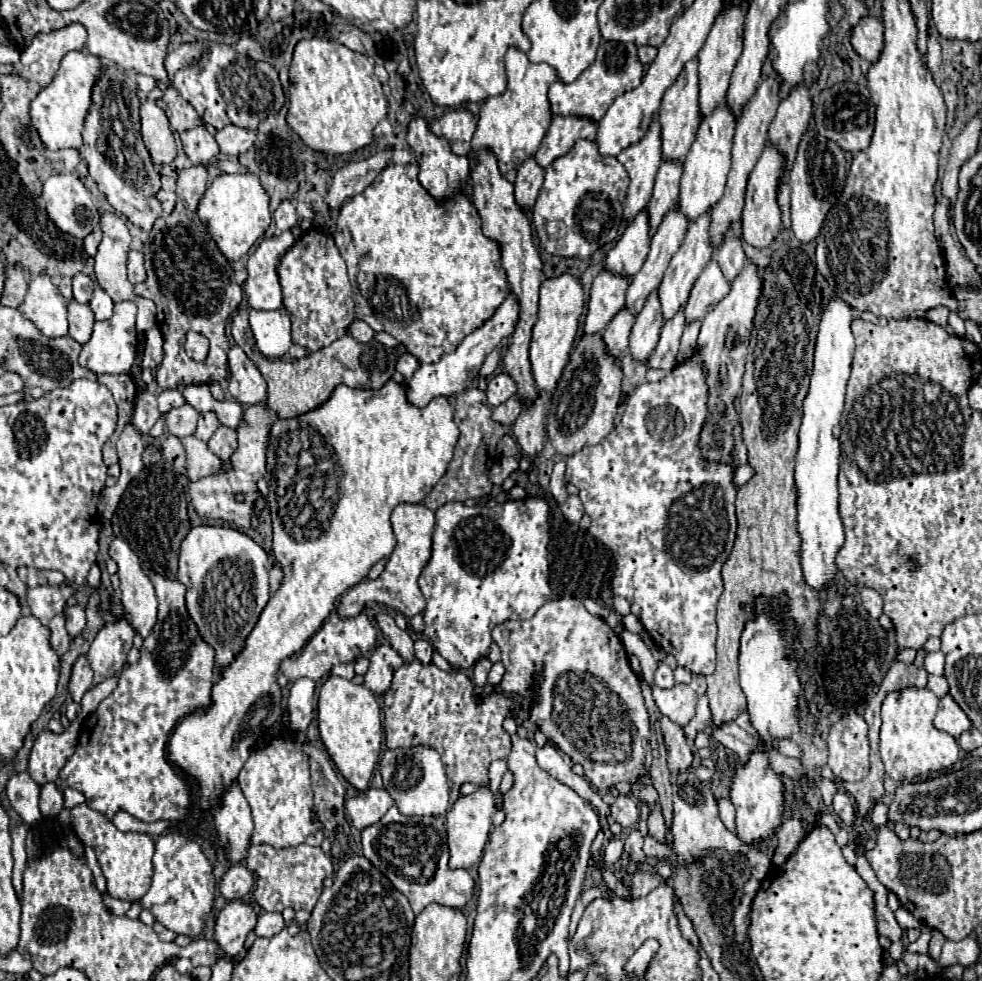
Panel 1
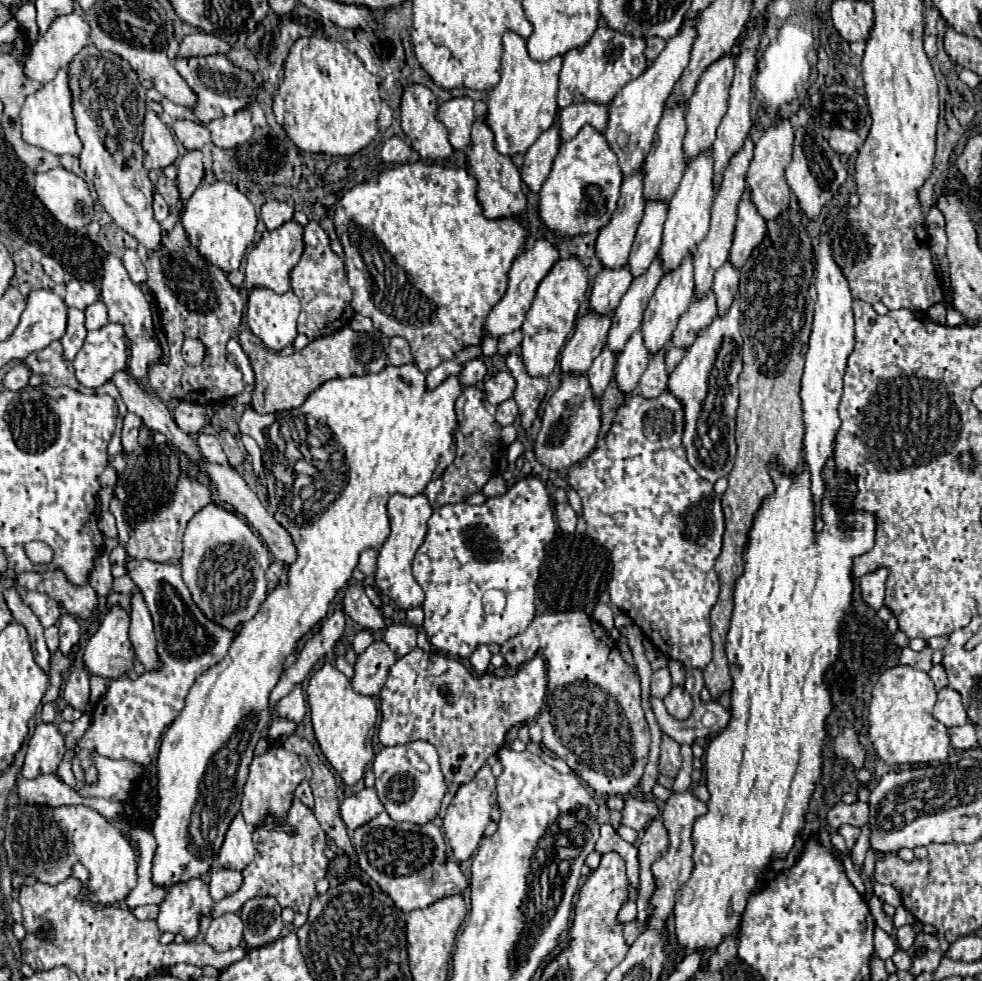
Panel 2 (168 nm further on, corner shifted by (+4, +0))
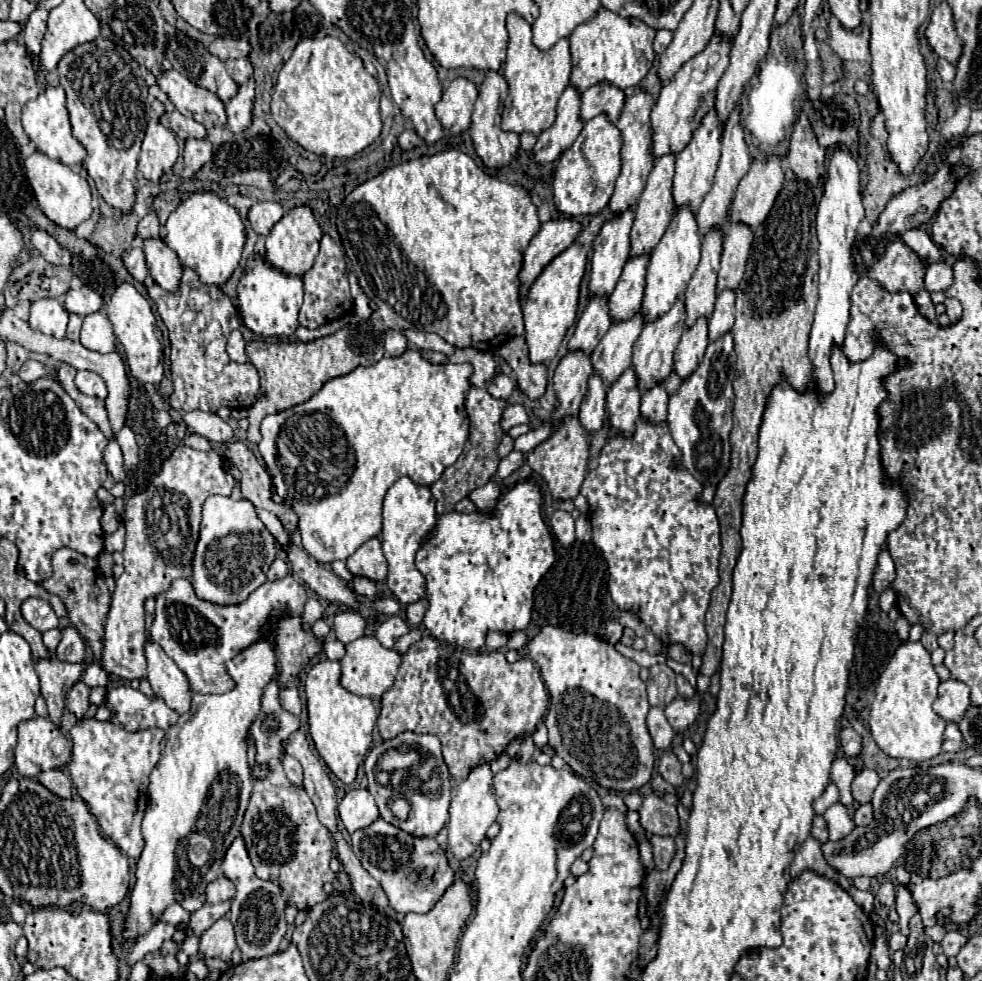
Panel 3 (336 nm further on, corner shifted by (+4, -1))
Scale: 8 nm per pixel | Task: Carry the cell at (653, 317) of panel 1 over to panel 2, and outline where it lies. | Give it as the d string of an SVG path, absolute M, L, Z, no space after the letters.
M638 329L636 333L632 333L622 353L618 353L618 361L616 361L616 381L624 393L630 393L636 389L638 379L648 365L648 359L650 359L650 353L648 349L644 349L644 339Z

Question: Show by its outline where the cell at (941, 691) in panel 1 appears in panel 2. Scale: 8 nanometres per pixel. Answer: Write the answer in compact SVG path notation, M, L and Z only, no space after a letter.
M934 665L932 669L930 669L930 679L934 681L934 687L936 687L936 691L940 691L940 689L944 689L946 685L948 685L948 679L946 679L946 671L944 671L944 667L942 665Z

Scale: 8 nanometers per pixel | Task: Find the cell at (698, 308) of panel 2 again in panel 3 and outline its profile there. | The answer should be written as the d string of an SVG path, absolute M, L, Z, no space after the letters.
M700 318L692 328L684 330L682 340L674 354L674 370L684 380L696 366L700 364L700 358L704 356L704 350L708 346L708 320Z

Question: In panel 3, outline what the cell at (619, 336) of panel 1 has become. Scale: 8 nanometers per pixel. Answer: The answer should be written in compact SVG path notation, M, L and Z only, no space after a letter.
M592 376L588 380L588 392L584 396L584 402L578 414L578 420L586 430L586 434L592 434L602 428L604 416L606 416L604 402L606 402L606 384L598 376Z

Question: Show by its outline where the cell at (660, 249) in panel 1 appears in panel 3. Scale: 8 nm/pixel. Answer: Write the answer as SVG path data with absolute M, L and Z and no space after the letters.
M636 314L626 322L614 322L608 334L600 340L596 350L590 356L592 374L602 378L606 386L620 378L624 370L630 368L632 360L632 346L642 332L642 316Z

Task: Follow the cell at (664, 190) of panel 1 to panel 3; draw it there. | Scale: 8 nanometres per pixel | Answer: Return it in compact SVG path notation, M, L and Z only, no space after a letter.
M646 254L630 258L626 262L616 290L608 296L608 310L612 314L612 322L624 322L624 318L632 318L632 314L640 310L646 284L646 266Z

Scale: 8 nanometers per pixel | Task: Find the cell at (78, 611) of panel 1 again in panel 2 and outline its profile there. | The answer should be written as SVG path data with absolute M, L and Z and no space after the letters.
M64 613L58 621L58 627L60 627L60 651L68 653L80 641L78 619L72 617L70 613Z

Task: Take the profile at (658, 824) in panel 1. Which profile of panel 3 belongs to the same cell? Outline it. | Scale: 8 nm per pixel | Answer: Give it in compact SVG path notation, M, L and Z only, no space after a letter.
M654 836L652 840L652 850L654 850L654 868L656 870L666 870L670 866L670 860L676 854L676 842L670 836Z

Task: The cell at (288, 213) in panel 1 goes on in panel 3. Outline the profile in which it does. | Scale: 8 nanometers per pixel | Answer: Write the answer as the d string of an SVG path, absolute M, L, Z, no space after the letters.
M256 202L248 210L248 222L260 236L268 236L272 226L284 216L284 208L278 202Z

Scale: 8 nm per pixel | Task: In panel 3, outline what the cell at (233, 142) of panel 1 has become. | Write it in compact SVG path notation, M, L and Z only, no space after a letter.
M250 78L244 82L244 86L238 86L238 94L226 104L228 114L228 128L232 132L242 132L250 126L252 120L252 106L254 106L254 90L256 82Z

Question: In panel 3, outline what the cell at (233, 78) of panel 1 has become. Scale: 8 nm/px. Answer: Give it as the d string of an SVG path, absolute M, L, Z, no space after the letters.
M168 34L164 54L174 70L184 74L194 84L218 94L224 102L238 92L238 84L230 78L226 66L216 56L208 54L202 44L186 36Z

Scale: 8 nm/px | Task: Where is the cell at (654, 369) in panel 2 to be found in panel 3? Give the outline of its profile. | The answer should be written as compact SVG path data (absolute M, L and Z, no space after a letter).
M658 384L652 390L646 390L642 394L640 416L648 418L648 422L666 422L666 414L668 414L668 394L664 386Z

